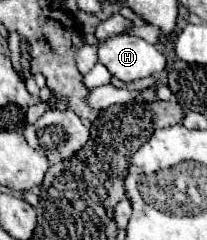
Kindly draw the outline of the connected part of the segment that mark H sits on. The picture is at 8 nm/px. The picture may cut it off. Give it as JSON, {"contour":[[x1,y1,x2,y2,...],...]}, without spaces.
{"contour":[[131,35,105,39,97,49,97,57,99,63,123,83,157,75,165,69,163,53,155,45]]}

